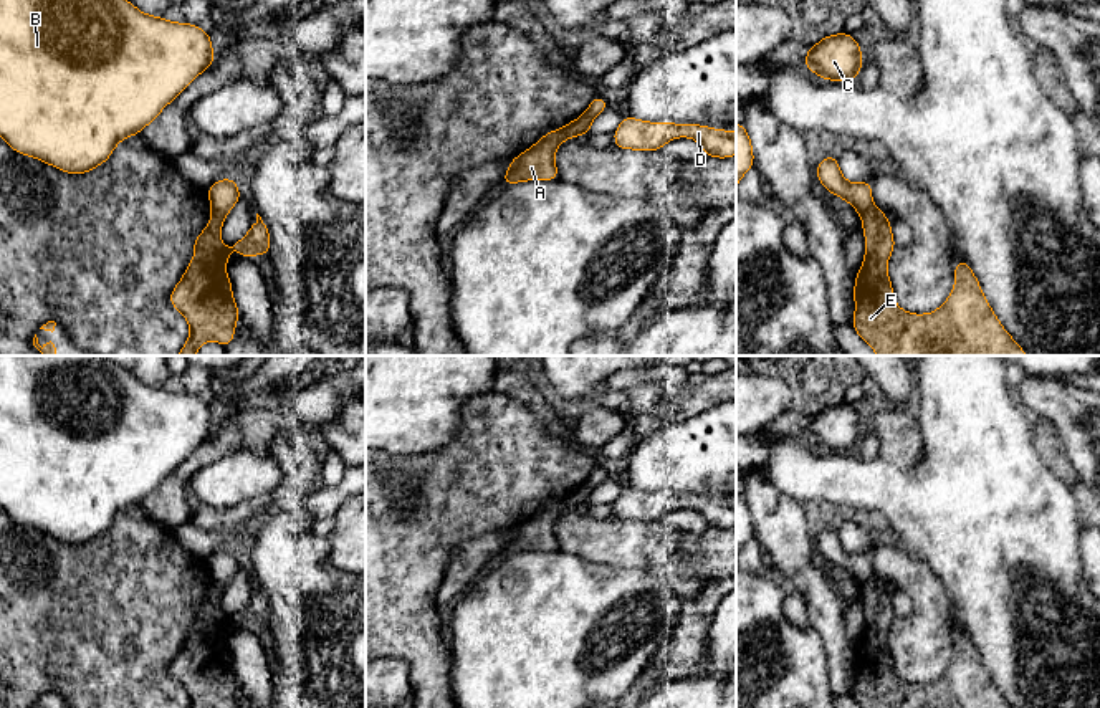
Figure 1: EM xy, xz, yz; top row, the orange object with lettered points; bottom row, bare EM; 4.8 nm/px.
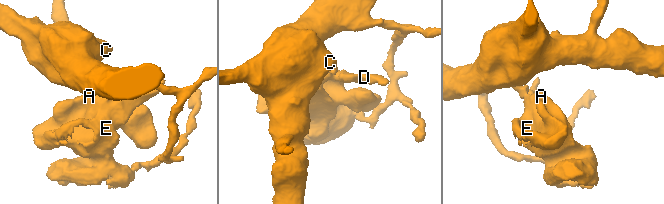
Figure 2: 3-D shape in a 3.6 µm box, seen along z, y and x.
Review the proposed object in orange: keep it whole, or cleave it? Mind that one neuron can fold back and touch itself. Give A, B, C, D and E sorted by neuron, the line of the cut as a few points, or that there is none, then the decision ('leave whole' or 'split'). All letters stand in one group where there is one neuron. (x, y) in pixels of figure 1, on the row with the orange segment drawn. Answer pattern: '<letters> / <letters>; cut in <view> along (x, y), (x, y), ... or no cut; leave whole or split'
A D E / B C; cut in xy along (212, 209), (222, 219); split

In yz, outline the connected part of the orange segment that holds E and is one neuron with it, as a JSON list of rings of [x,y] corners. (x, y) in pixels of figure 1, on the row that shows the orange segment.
[[[872,207],[863,215],[862,230],[865,258],[855,275],[852,328],[878,356],[1027,356],[996,318],[964,260],[954,263],[954,289],[936,311],[913,314],[898,308],[887,271],[887,261],[897,245],[885,212]]]

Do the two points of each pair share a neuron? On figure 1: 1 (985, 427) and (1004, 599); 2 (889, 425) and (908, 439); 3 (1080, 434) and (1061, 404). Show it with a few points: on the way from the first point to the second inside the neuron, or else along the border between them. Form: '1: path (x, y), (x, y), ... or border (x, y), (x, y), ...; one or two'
1: path (985, 470), (985, 511), (1003, 535), (1004, 556); one
2: path (894, 427), (903, 437); one
3: path (1077, 427), (1067, 411); one

